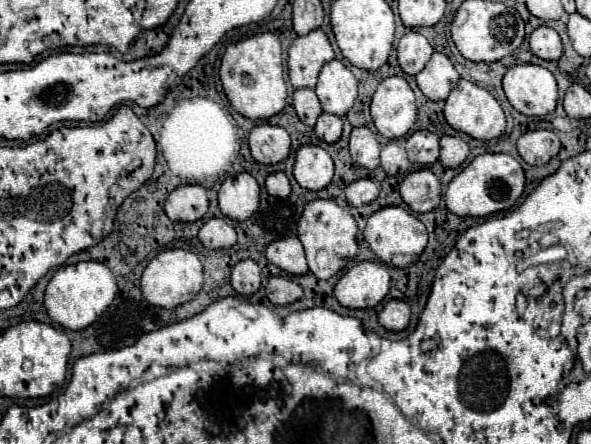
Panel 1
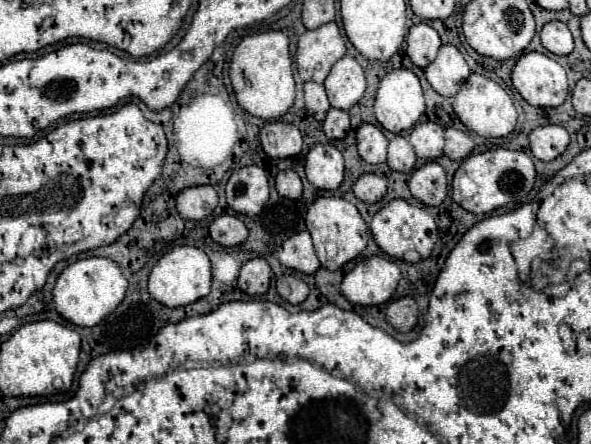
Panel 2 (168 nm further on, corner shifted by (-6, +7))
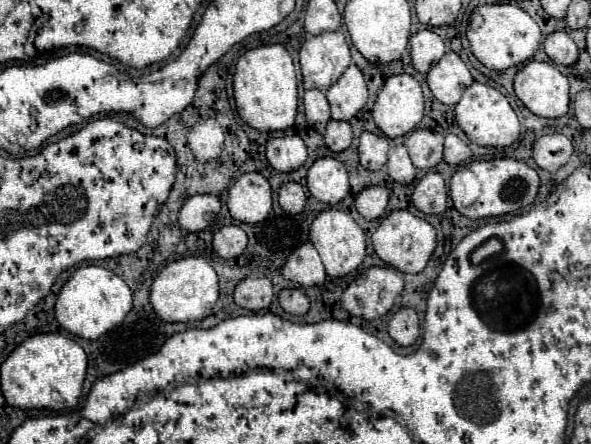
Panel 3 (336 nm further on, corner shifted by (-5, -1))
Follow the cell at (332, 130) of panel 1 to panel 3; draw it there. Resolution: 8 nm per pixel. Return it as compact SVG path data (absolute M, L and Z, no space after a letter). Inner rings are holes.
M329 121L325 131L325 143L333 152L345 151L353 141L353 132L347 121Z

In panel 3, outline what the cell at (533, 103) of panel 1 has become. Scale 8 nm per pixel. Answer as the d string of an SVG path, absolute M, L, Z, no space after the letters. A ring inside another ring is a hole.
M529 61L515 75L515 95L539 117L563 117L569 111L567 77L543 61Z

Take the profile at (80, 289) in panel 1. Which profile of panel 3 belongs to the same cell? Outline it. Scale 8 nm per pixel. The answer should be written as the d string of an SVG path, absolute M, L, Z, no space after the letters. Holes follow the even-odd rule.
M87 265L79 267L63 285L55 303L55 317L67 333L73 333L81 339L99 339L103 333L117 327L131 311L131 307L133 293L119 275L99 265Z

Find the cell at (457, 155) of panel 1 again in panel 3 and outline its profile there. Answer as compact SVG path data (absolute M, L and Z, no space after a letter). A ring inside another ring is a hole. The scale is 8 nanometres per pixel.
M445 135L445 153L443 153L443 161L449 165L459 165L471 159L471 149L469 145L457 137L457 135Z

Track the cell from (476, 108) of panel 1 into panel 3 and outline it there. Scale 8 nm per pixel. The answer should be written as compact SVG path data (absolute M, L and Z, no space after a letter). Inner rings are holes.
M473 83L469 89L465 89L461 101L455 105L455 119L459 127L465 131L465 135L471 139L475 145L483 147L509 147L517 141L519 137L519 119L509 105L507 97L497 91L491 85L483 83Z

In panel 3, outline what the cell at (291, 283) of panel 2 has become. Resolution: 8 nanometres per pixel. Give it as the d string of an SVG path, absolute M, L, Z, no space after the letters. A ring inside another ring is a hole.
M283 289L279 293L279 305L291 315L305 315L309 311L309 299L299 289Z

